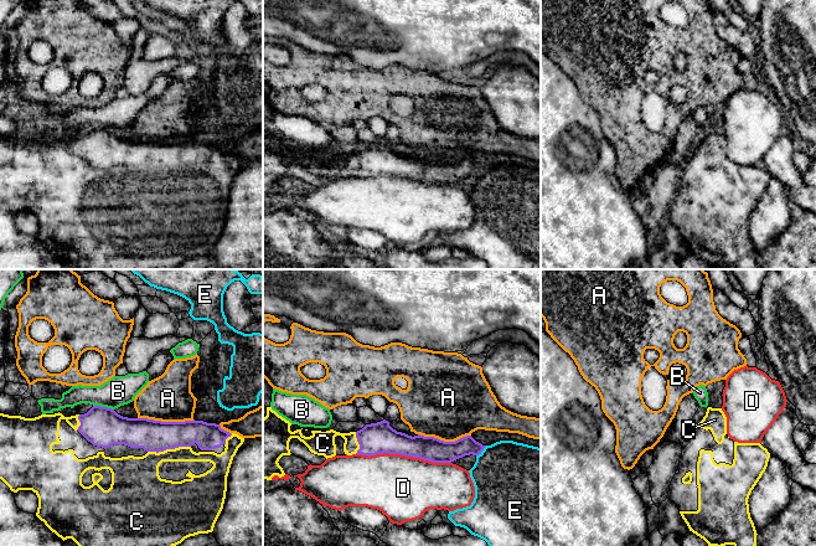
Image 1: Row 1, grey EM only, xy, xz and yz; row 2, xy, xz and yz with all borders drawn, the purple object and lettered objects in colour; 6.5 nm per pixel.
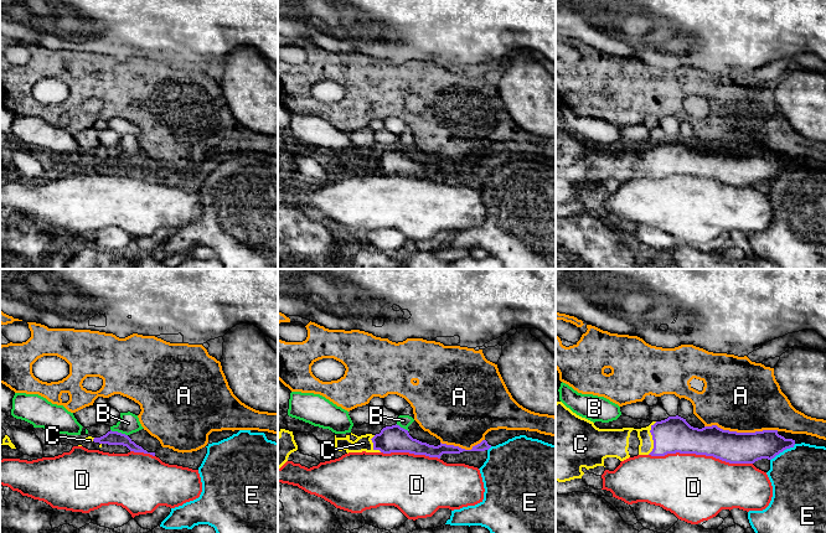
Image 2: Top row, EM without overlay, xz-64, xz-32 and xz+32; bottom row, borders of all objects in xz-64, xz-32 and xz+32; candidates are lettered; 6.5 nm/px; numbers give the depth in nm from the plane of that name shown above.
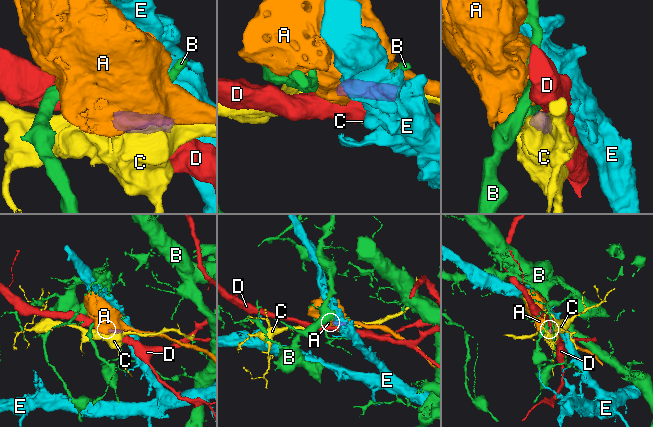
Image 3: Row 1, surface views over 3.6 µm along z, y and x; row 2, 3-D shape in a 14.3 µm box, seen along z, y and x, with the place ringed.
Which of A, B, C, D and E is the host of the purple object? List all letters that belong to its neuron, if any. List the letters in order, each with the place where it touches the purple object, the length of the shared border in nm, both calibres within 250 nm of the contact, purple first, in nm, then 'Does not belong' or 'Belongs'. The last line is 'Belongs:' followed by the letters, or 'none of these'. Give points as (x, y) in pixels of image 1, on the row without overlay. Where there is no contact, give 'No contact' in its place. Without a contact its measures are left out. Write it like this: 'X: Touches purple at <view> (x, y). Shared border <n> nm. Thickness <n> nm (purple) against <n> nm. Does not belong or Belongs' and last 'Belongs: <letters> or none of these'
A: Touches purple at xy (166, 144). Shared border 360 nm. Thickness 200 nm (purple) against 300 nm. Does not belong
B: Touches purple at xy (103, 129). Shared border 140 nm. Thickness 260 nm (purple) against 190 nm. Does not belong
C: Touches purple at xy (169, 170). Shared border 280 nm. Thickness 200 nm (purple) against 240 nm. Belongs
D: Touches purple at xz (403, 176). Shared border 600 nm. Thickness 200 nm (purple) against 420 nm. Does not belong
E: Touches purple at xz (481, 173). Shared border 100 nm. Thickness 140 nm (purple) against 460 nm. Does not belong
Belongs: C

